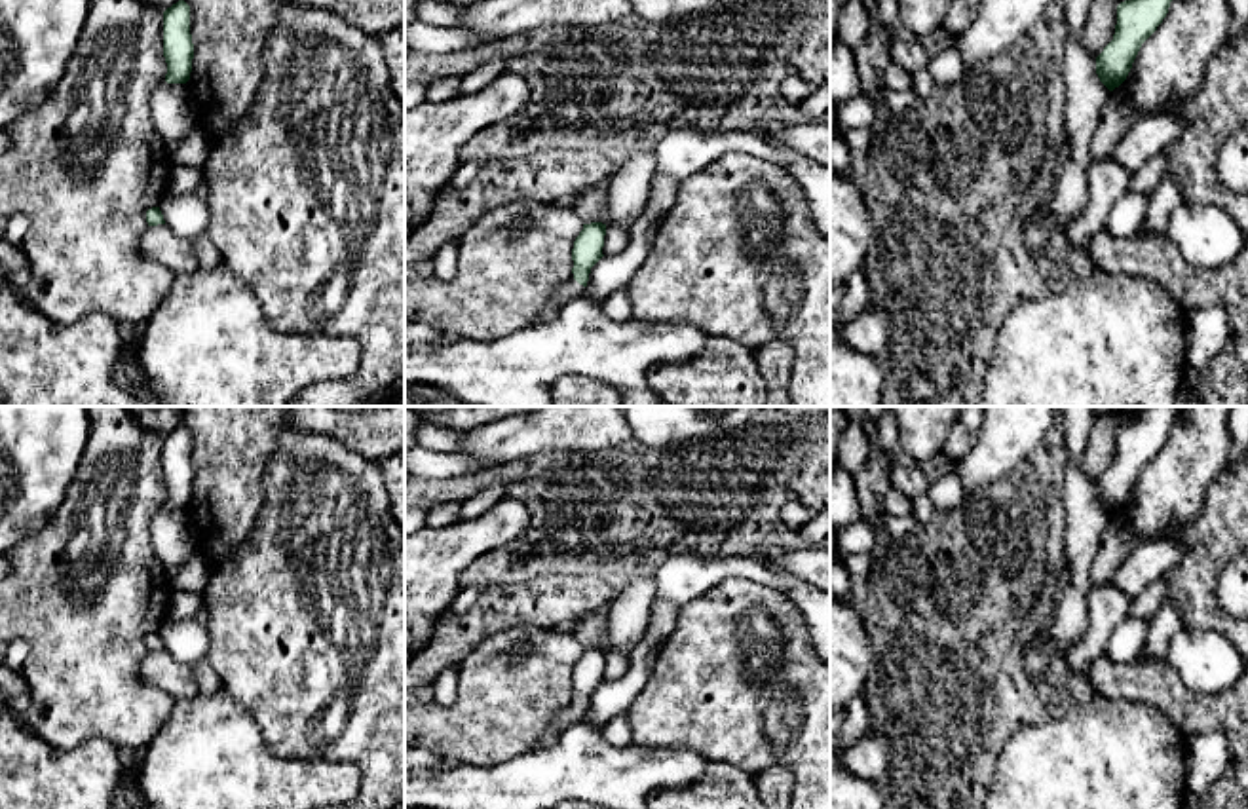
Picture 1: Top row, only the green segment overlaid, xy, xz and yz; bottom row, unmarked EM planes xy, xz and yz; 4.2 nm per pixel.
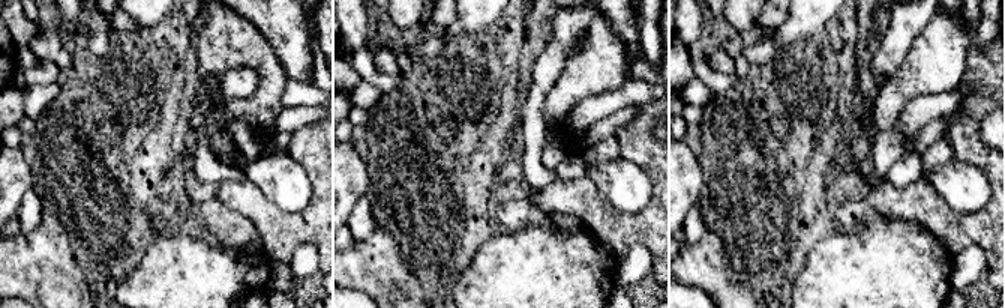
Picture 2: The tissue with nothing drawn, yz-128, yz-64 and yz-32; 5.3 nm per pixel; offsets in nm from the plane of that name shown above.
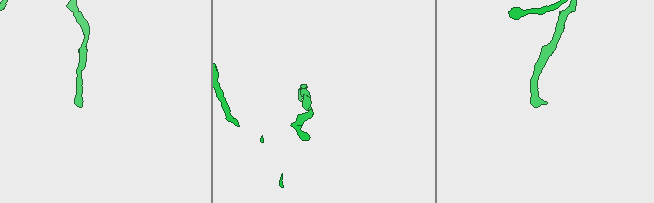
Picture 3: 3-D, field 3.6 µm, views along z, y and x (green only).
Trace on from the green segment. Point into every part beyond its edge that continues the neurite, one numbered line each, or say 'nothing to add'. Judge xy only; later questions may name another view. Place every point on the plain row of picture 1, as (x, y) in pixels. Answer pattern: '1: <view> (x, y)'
nothing to add

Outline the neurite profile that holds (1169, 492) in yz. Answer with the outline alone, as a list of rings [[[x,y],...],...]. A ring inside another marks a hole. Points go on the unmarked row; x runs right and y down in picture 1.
[[[1183,406],[1157,456],[1142,469],[1126,505],[1109,517],[1090,566],[1094,587],[1106,587],[1123,558],[1145,541],[1187,528],[1206,486],[1231,452],[1231,406]]]

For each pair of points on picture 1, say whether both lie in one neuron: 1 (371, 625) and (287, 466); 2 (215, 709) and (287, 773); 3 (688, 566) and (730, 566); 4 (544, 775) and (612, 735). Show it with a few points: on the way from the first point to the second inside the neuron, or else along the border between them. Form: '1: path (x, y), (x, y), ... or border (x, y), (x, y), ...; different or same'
1: path (331, 585), (325, 574), (325, 506); same
2: path (226, 728), (268, 770); same
3: path (698, 566), (720, 566); same
4: border (599, 728), (614, 745), (633, 743); different

